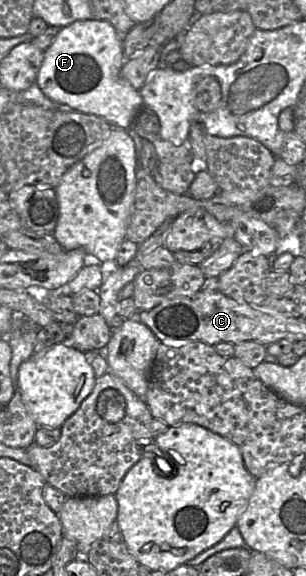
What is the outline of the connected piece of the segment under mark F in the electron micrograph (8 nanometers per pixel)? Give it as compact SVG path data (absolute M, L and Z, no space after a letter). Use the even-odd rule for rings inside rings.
M78 20L61 28L54 42L44 51L35 83L51 101L65 104L75 111L102 117L112 127L129 129L144 104L139 90L134 89L121 74L127 59L122 50L121 39L122 36L105 20Z

